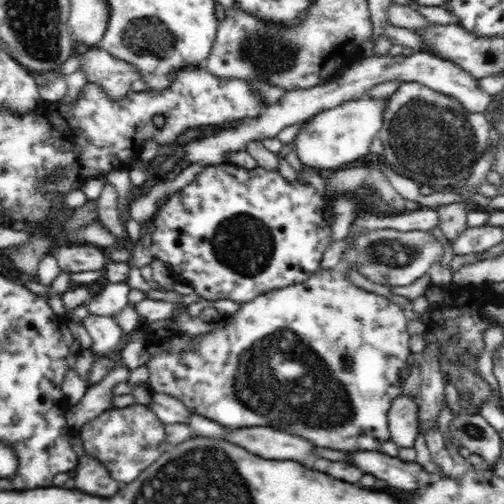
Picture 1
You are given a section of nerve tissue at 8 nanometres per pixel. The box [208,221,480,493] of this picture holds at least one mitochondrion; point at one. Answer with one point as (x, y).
(322, 400)

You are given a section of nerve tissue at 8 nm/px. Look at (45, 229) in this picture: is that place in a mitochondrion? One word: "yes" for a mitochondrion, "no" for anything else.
no

